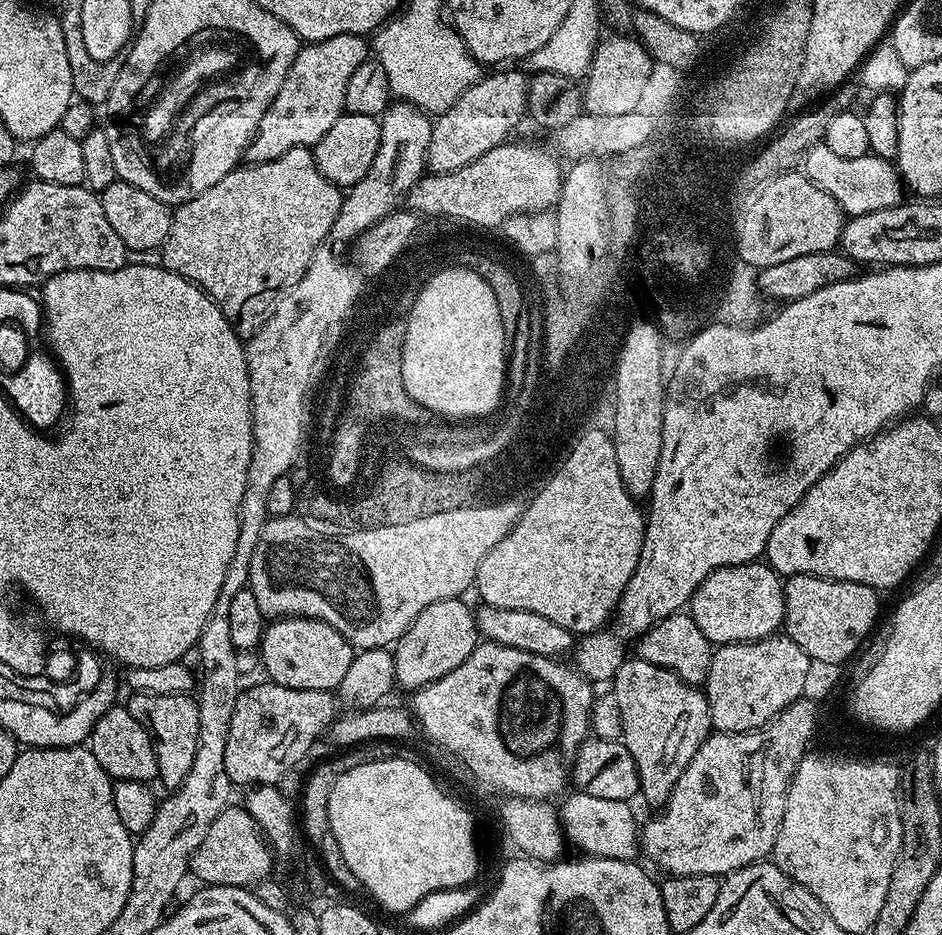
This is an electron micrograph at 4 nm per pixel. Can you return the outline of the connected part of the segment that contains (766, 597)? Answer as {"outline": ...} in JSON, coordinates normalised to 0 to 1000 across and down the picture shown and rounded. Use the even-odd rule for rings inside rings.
{"outline":[[[814,601],[771,605],[758,610],[741,627],[732,643],[732,657],[757,689],[787,689],[827,677],[832,665],[832,627],[828,613]]]}

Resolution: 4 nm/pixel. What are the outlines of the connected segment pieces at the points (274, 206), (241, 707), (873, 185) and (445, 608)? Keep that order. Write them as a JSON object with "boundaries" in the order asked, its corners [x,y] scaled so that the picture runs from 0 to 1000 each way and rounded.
{"boundaries":[[[[330,157],[310,159],[287,173],[260,174],[218,206],[185,222],[180,250],[173,263],[173,286],[209,304],[234,328],[246,352],[257,361],[265,361],[293,322],[321,302],[333,267],[348,257],[364,215],[362,202],[338,182]]],[[[279,729],[260,735],[248,751],[248,764],[244,768],[244,785],[240,789],[240,828],[247,840],[296,840],[301,829],[315,820],[314,816],[331,800],[331,795],[344,787],[359,766],[359,749],[352,740],[342,738],[312,738],[308,734]]],[[[875,153],[864,155],[851,170],[851,183],[859,188],[869,201],[877,203],[885,216],[901,232],[924,229],[928,225],[941,225],[956,217],[962,201],[958,196],[954,183],[946,171],[934,167],[920,166],[915,169],[893,169],[881,161]]],[[[492,641],[470,642],[452,648],[439,661],[439,665],[425,679],[418,690],[416,703],[420,718],[420,730],[427,737],[441,738],[456,729],[465,729],[478,717],[490,712],[507,688],[505,657],[493,647]]]]}

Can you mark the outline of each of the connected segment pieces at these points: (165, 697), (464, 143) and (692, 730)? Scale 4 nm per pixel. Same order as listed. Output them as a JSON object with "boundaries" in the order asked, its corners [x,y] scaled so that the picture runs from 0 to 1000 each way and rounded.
{"boundaries":[[[[145,740],[137,743],[134,755],[146,772],[151,772],[153,780],[161,787],[166,798],[168,811],[168,824],[166,829],[169,837],[174,837],[178,845],[186,845],[202,828],[202,819],[206,819],[206,802],[210,802],[210,755],[203,743],[186,744],[185,742],[159,742],[158,740]]],[[[522,75],[519,81],[518,78],[511,80],[510,87],[499,92],[499,96],[495,96],[495,101],[490,101],[490,105],[478,113],[478,118],[459,128],[455,185],[481,184],[490,182],[490,178],[499,178],[499,173],[512,169],[512,165],[536,153],[542,147],[539,144],[558,128],[562,82],[555,76],[535,76],[539,75]]],[[[678,704],[662,705],[648,728],[648,738],[656,747],[656,759],[660,763],[660,794],[679,826],[678,850],[688,860],[703,862],[711,853],[720,832],[724,832],[724,824],[732,819],[732,811],[741,806],[741,798],[757,782],[751,743],[740,733],[726,728],[719,719]]]]}

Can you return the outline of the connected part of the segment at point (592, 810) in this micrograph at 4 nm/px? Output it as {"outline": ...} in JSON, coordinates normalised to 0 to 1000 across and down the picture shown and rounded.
{"outline":[[[615,845],[608,851],[598,852],[599,861],[593,861],[594,879],[598,891],[617,908],[617,912],[639,918],[656,918],[657,920],[675,920],[679,911],[680,887],[675,886],[675,873],[671,870],[672,861],[666,856],[652,853],[635,853],[631,849],[622,849]]]}

